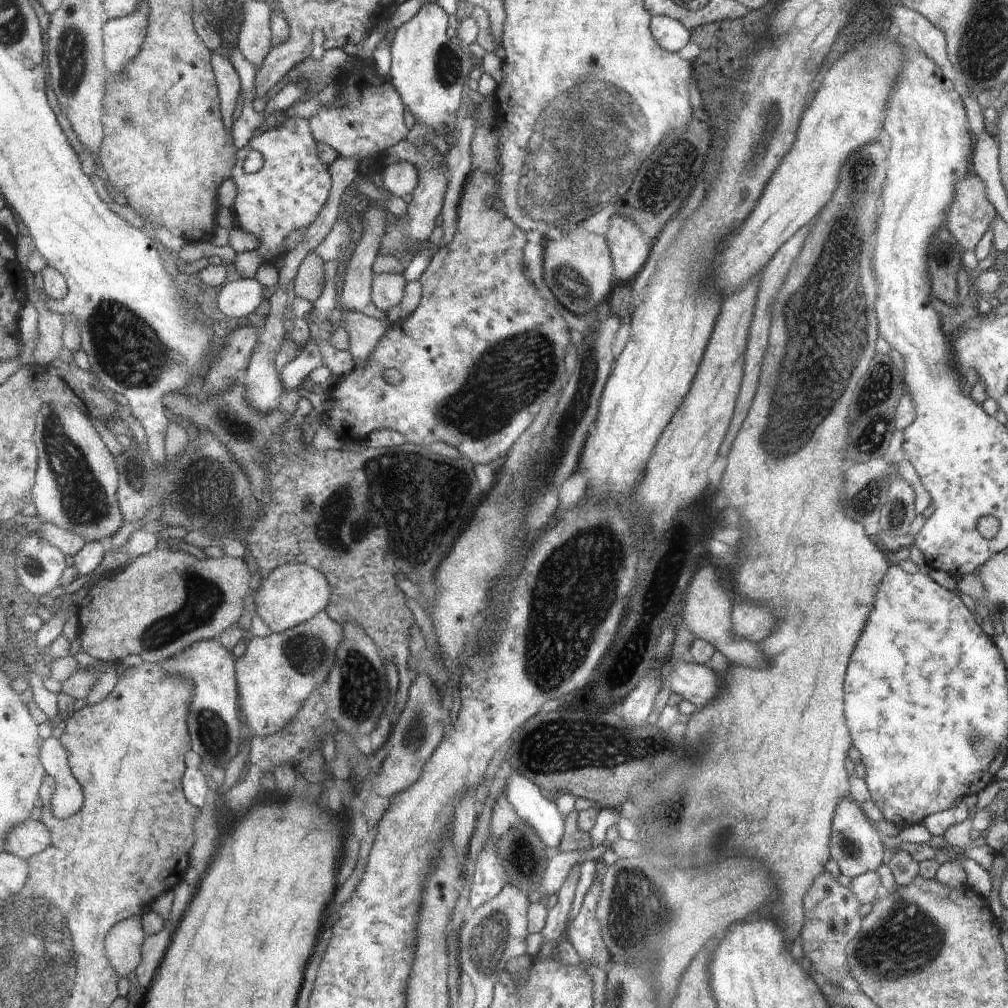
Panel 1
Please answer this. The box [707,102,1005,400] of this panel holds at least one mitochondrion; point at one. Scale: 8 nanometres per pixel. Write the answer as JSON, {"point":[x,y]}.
{"point":[943,255]}

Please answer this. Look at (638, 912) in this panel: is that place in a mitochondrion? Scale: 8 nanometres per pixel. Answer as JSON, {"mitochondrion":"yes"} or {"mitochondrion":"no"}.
{"mitochondrion":"yes"}

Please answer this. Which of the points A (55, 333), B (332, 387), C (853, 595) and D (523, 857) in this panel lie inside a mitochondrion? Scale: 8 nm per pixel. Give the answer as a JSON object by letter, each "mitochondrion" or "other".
{"A":"other","B":"other","C":"other","D":"mitochondrion"}

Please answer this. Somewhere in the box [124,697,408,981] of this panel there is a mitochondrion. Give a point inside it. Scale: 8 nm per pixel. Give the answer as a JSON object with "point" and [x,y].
{"point":[211,729]}

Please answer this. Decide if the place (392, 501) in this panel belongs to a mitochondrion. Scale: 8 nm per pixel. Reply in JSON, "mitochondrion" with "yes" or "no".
{"mitochondrion":"yes"}

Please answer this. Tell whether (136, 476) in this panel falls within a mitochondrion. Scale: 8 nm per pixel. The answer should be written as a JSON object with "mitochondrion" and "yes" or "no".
{"mitochondrion":"yes"}

